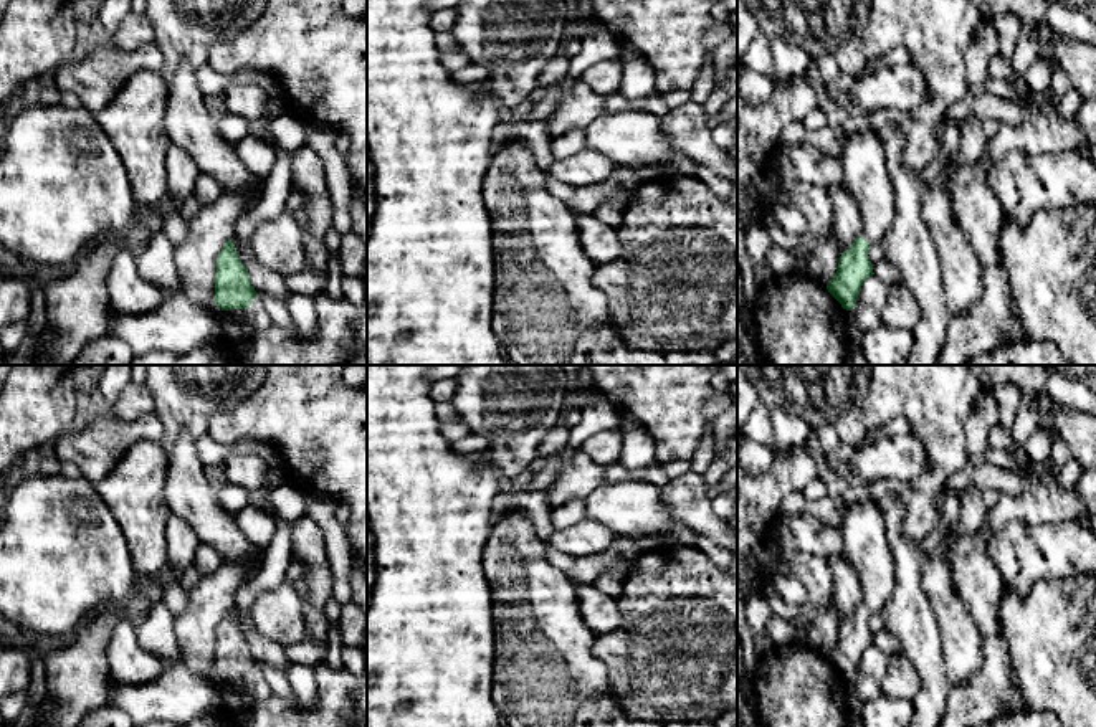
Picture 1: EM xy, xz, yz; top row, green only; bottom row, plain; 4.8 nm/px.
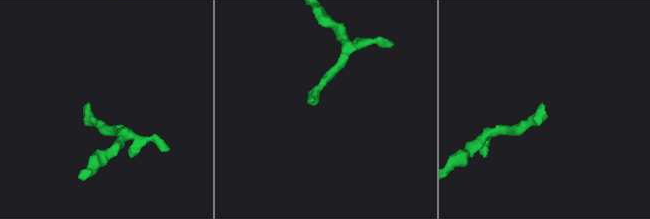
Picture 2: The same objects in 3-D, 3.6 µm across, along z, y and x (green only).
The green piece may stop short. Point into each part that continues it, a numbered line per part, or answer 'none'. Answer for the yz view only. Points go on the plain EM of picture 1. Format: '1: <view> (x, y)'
1: yz (863, 531)

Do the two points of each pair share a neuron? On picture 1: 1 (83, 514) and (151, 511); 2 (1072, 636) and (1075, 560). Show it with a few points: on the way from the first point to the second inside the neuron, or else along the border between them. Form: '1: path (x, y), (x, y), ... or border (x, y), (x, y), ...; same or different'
1: border (93, 484), (123, 532), (128, 547); different
2: border (1068, 579), (1040, 579), (1030, 589); different

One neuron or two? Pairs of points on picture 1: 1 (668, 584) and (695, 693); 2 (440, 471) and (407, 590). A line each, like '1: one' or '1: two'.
1: one
2: one

